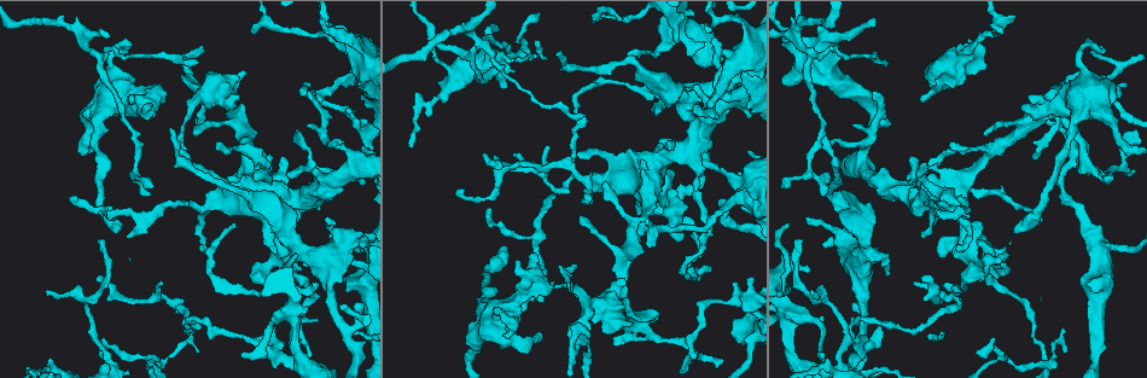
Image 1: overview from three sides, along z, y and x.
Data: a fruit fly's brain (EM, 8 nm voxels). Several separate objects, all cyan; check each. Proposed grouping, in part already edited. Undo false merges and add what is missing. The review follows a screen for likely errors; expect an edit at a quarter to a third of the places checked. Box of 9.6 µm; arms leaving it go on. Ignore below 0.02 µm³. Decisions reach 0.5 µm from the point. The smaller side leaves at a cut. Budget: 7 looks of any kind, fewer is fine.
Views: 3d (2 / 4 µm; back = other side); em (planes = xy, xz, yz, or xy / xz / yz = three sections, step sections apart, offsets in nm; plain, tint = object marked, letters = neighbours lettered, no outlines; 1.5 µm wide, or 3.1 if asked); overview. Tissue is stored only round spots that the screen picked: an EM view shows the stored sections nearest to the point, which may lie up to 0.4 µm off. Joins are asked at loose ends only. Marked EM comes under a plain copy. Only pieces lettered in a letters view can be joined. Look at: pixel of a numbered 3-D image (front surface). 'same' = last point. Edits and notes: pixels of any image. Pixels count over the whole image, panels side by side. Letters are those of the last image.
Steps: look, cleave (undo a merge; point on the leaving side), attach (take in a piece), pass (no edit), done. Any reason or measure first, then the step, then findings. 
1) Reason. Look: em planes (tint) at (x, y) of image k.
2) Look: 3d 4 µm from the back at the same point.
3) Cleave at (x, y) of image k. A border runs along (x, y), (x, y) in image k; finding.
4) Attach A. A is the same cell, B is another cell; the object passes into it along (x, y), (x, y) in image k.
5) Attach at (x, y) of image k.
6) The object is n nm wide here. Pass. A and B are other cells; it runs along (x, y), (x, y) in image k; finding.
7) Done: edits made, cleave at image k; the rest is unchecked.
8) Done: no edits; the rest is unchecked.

Look: em planes (letters) at (921, 280) of image 1.

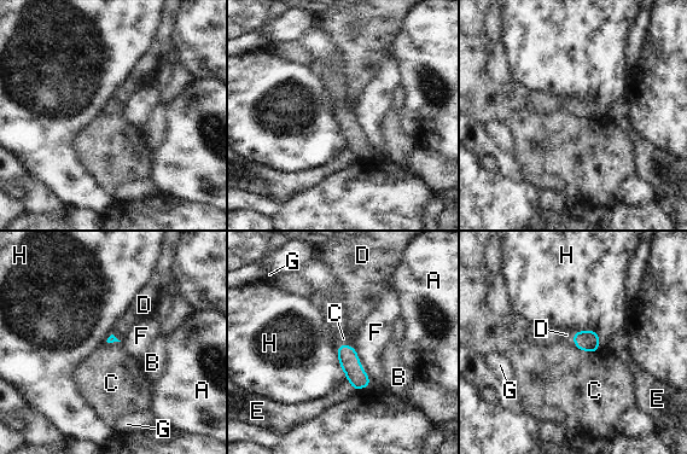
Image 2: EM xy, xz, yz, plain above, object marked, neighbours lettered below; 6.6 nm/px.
Pass. A, B, C, D, E, F, G and H are other cells; a border runs along (571, 337), (578, 349), (598, 351) in image 2; no lettered piece goes on from it.

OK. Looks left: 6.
An open end. Look: em planes (letters) at (826, 195) of image 1.

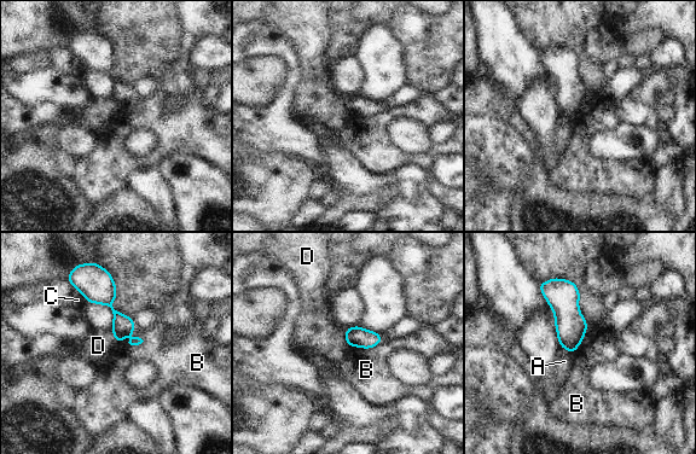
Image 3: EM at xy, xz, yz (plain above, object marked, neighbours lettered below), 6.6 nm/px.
The object is 140 nm wide here. Pass. A, B, C and D are other cells; it runs along (79, 286), (96, 290), (138, 341) in image 3; none of them fits.

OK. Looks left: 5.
Free end. Look: 3d 4 µm at (1014, 230) of image 1.

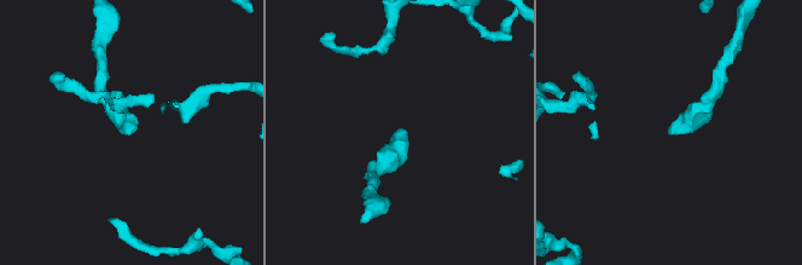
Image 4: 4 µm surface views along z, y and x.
Shape alone is not enough. Look: em xy step 8 (letters) at (133, 130) of image 4.

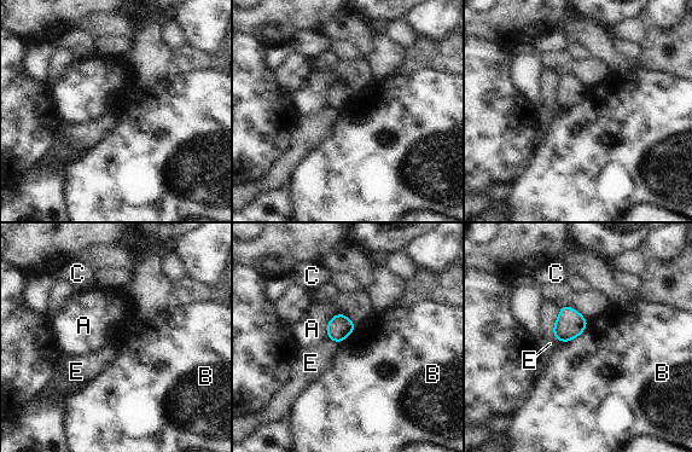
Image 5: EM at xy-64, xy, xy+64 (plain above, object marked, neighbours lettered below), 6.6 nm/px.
Pass. A, B, C and E are other cells; no lettered piece goes on from it.

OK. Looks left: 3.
Done: no edits; the rest is unchecked.

